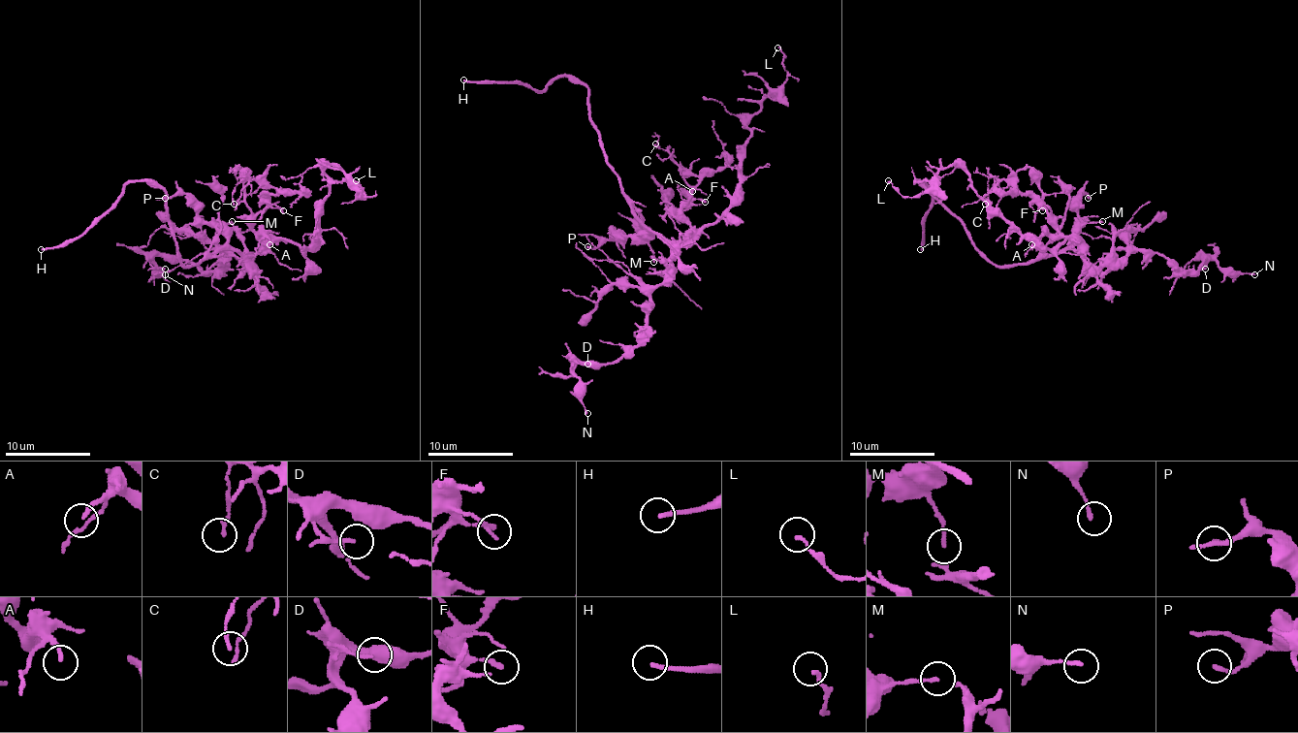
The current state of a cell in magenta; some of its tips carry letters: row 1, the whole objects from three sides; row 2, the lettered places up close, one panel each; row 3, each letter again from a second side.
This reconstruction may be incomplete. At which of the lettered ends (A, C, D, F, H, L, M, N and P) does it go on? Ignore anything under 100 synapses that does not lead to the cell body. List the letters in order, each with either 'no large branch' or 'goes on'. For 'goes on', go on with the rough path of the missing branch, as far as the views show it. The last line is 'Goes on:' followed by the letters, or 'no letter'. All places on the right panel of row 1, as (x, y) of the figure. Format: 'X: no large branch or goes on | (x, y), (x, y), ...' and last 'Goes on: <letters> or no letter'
A: no large branch
C: no large branch
D: no large branch
F: no large branch
H: goes on | (920, 249), (920, 264), (899, 274), (884, 277), (875, 270), (877, 277)
L: no large branch
M: no large branch
N: no large branch
P: no large branch
Goes on: H

